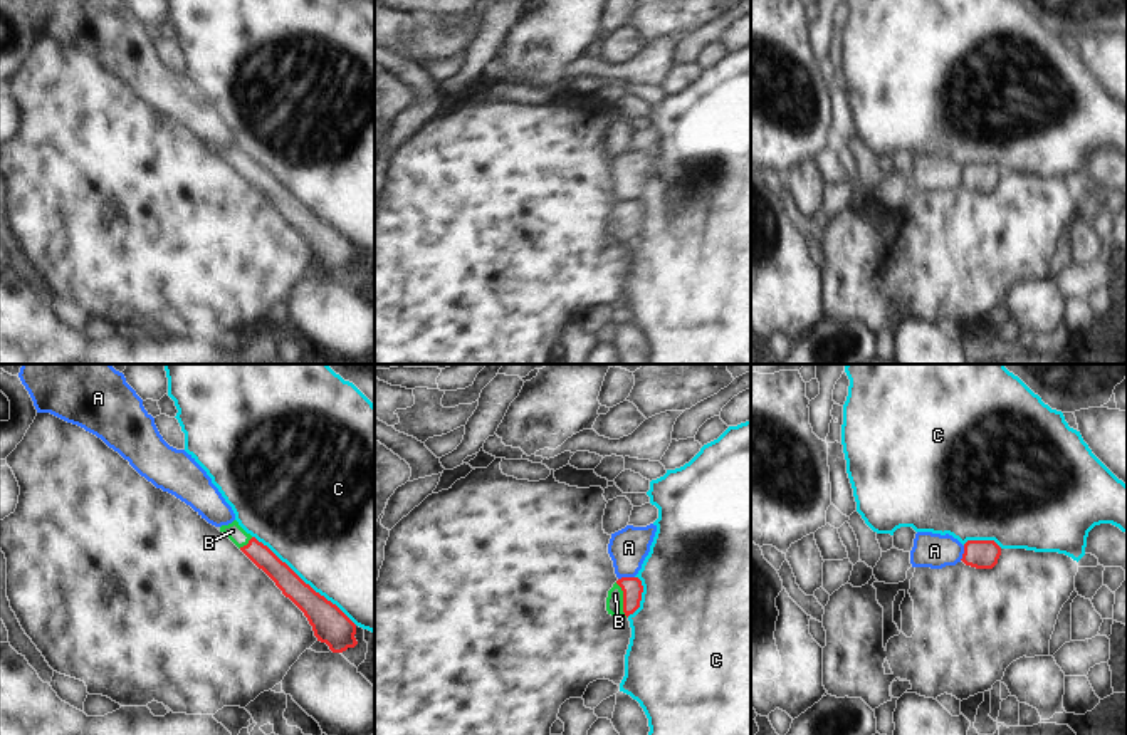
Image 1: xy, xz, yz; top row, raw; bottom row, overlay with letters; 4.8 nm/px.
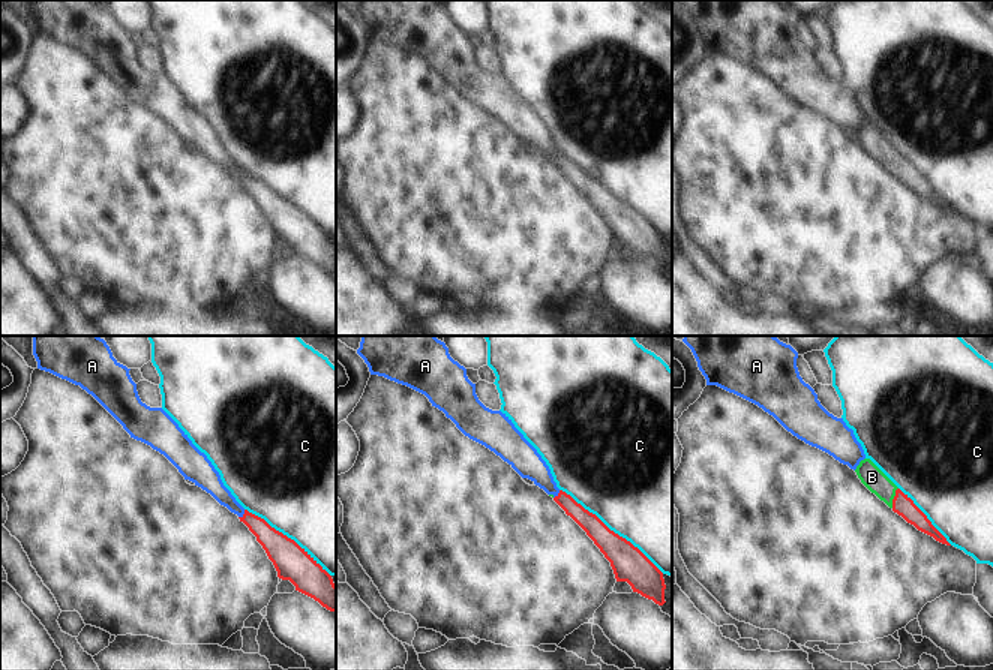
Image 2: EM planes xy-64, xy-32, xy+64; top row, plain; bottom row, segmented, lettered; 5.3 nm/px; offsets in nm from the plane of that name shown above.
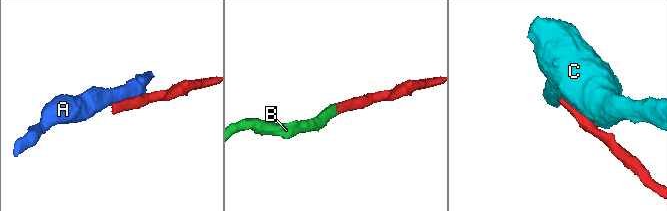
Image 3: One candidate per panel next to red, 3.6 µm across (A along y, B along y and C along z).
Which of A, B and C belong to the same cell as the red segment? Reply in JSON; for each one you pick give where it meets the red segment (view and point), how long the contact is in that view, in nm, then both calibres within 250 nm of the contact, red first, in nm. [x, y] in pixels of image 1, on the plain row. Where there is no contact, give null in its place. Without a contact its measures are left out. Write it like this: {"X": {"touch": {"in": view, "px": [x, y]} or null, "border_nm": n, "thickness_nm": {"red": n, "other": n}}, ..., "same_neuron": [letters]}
{"B": {"touch": {"in": "xz", "px": [623, 224]}, "border_nm": 180, "thickness_nm": {"red": 100, "other": 80}}, "same_neuron": ["B"]}

